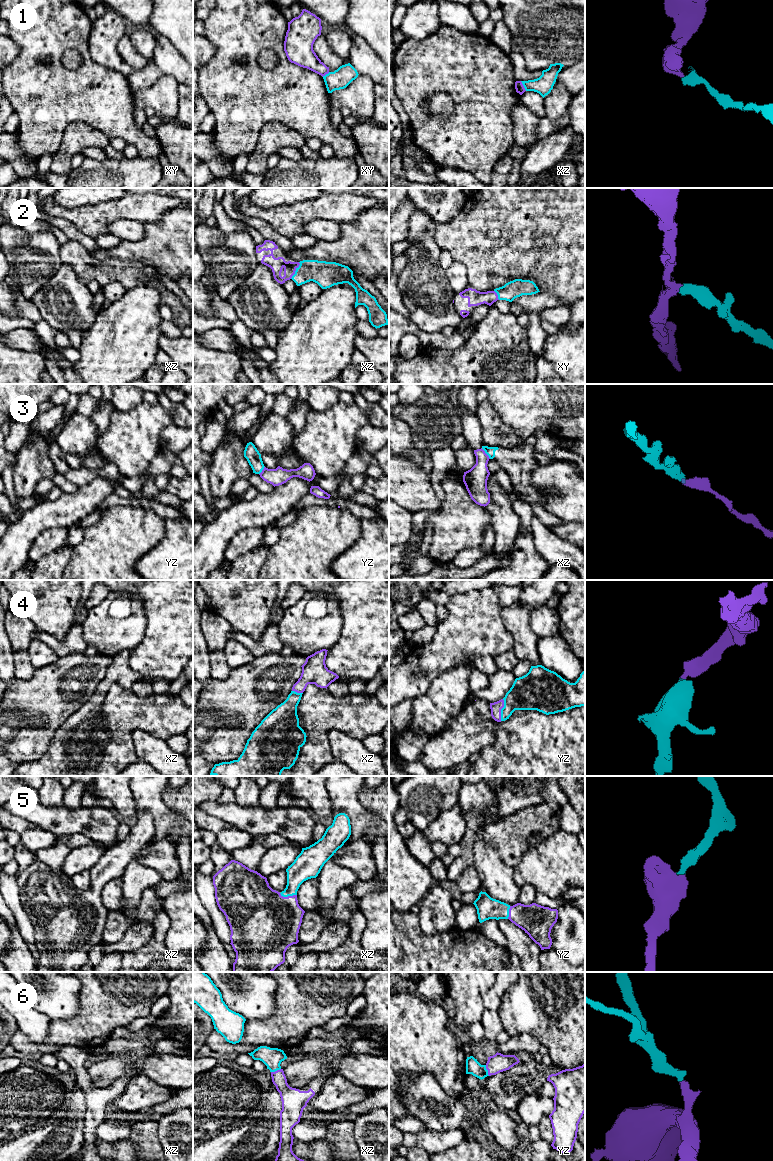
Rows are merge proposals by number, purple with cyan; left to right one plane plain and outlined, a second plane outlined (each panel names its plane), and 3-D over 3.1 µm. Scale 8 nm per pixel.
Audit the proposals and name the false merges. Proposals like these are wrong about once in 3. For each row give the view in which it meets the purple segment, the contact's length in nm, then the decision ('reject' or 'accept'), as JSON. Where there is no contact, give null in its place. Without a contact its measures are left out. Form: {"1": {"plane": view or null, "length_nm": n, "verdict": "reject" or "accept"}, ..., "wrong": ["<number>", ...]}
{"1": {"plane": "xz", "length_nm": 90, "verdict": "reject"}, "2": {"plane": "xz", "length_nm": 150, "verdict": "accept"}, "3": {"plane": "xz", "length_nm": 120, "verdict": "reject"}, "4": {"plane": "yz", "length_nm": 180, "verdict": "accept"}, "5": {"plane": "xz", "length_nm": 140, "verdict": "accept"}, "6": {"plane": "yz", "length_nm": 90, "verdict": "accept"}, "wrong": ["1", "3"]}

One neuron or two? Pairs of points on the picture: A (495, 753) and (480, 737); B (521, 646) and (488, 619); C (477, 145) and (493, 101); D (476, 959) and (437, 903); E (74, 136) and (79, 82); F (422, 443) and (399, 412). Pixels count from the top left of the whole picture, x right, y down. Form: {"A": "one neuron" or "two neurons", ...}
{"A": "two neurons", "B": "two neurons", "C": "one neuron", "D": "two neurons", "E": "two neurons", "F": "one neuron"}

